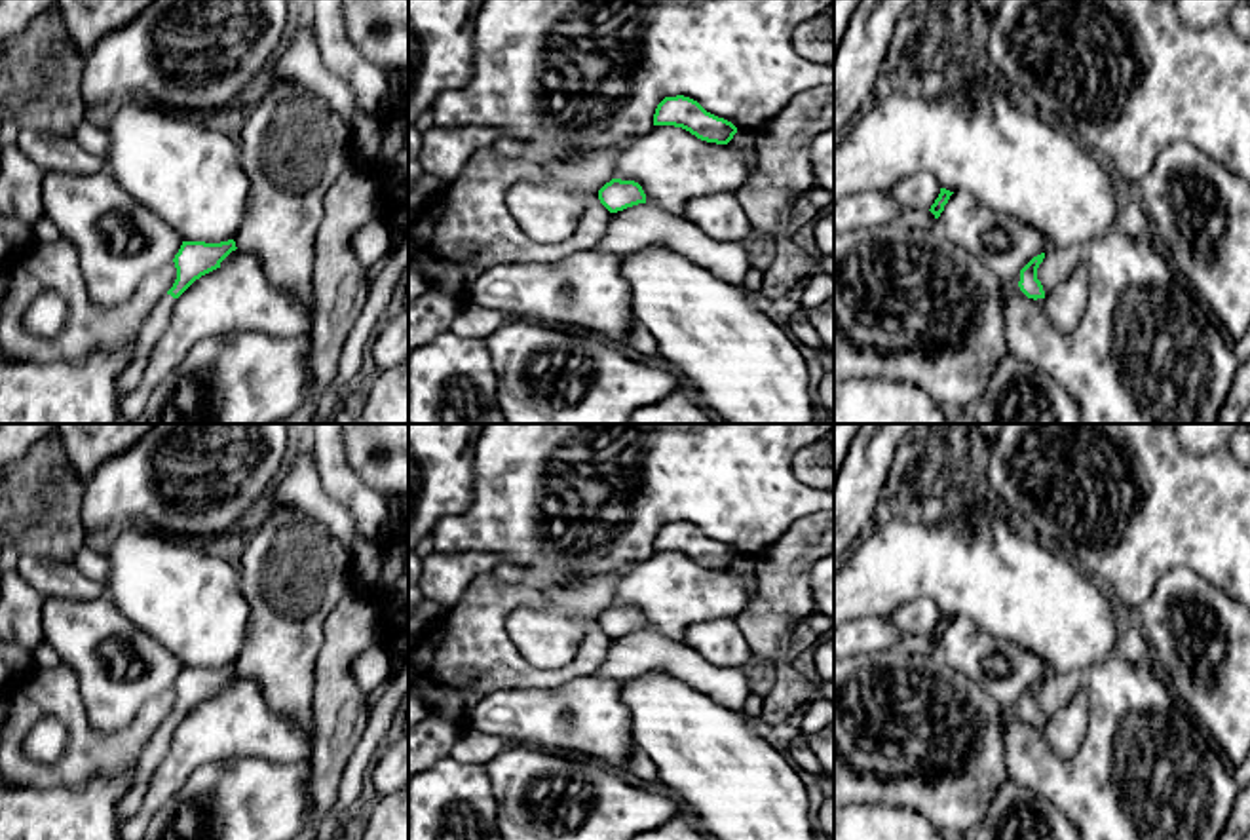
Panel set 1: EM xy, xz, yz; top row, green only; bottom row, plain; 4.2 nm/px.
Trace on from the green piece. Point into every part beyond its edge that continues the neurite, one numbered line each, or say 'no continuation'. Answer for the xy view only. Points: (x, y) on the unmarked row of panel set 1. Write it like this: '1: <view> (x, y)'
1: xy (154, 751)

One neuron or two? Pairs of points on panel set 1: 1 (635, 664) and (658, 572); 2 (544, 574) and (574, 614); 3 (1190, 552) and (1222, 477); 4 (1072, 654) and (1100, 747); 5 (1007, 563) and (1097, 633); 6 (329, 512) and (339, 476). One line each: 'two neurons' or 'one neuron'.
1: two neurons
2: two neurons
3: one neuron
4: two neurons
5: one neuron
6: two neurons

